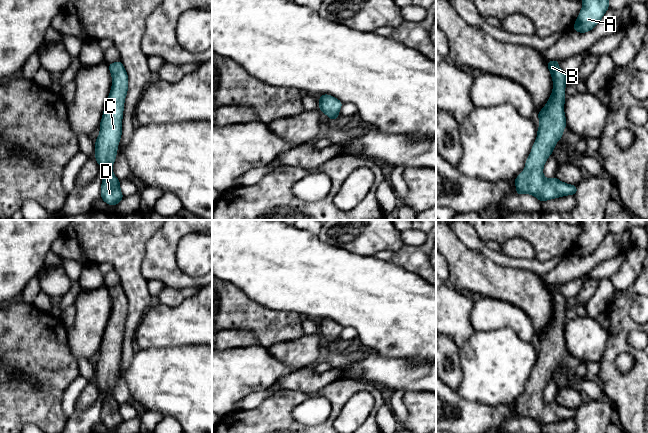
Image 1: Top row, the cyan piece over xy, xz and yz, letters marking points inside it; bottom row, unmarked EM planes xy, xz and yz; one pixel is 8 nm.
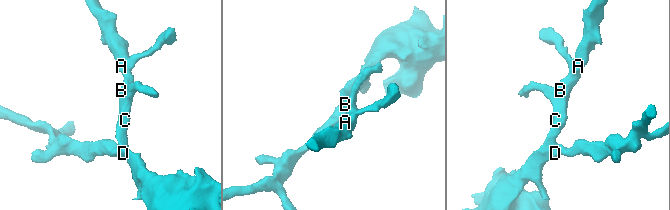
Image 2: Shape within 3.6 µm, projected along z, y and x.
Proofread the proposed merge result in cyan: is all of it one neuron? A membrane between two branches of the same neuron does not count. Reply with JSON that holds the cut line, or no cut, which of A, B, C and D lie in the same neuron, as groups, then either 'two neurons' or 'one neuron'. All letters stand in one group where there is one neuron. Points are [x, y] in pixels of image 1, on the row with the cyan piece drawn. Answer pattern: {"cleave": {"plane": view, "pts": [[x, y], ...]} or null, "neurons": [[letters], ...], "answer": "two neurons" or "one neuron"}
{"cleave": null, "neurons": [["A", "B", "C", "D"]], "answer": "one neuron"}

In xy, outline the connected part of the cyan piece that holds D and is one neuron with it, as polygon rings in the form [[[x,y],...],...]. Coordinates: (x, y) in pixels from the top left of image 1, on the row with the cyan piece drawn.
[[[121,61],[108,64],[112,87],[100,122],[100,133],[95,140],[95,159],[106,172],[101,184],[101,199],[108,205],[117,205],[123,198],[120,181],[112,171],[118,144],[122,135],[124,102],[128,91],[128,74]]]

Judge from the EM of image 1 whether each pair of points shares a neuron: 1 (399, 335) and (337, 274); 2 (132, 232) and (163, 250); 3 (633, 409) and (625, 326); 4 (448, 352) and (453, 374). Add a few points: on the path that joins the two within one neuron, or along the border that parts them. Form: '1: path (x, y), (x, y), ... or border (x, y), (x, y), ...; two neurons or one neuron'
1: path (384, 320), (352, 289); one neuron
2: border (158, 230), (147, 241), (146, 251), (141, 263); two neurons
3: path (619, 388), (610, 379), (610, 355), (614, 347); one neuron
4: path (450, 357), (448, 369); one neuron

